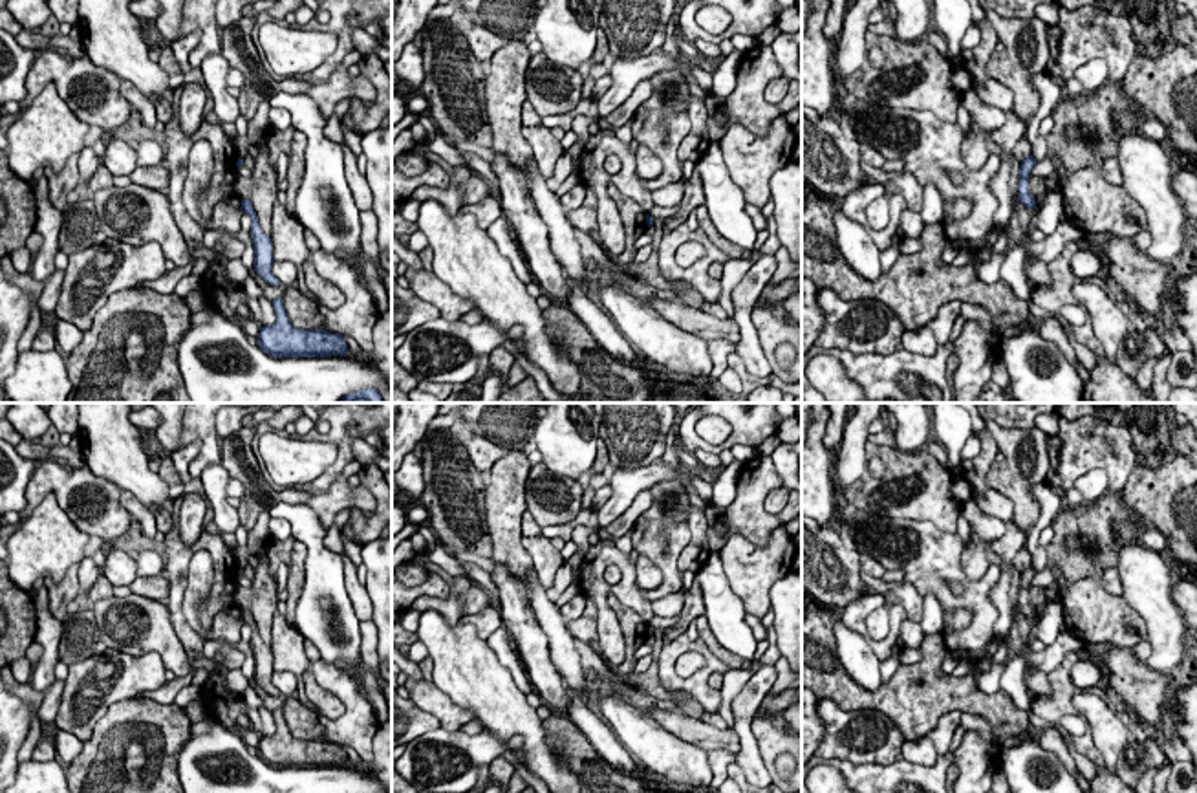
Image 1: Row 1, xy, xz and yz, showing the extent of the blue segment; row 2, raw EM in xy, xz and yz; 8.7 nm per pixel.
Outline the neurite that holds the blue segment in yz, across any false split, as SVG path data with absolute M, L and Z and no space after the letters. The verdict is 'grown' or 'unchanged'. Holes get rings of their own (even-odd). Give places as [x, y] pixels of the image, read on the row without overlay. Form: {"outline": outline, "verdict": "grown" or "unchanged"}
{"outline": "M1029 566L1027 570L1023 570L1021 571L1021 579L1019 579L1019 586L1021 586L1021 590L1019 590L1019 593L1018 593L1018 599L1019 599L1019 608L1021 608L1021 614L1027 617L1027 619L1038 619L1036 617L1036 610L1032 608L1032 604L1030 604L1030 599L1029 599L1029 584L1030 584L1030 581L1034 579L1034 575L1036 575L1038 571L1032 568L1032 566Z", "verdict": "unchanged"}

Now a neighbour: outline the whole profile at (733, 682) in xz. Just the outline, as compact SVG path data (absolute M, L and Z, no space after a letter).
M730 668L723 676L723 685L719 689L721 690L719 714L723 716L723 720L727 722L727 729L730 731L734 731L734 716L732 716L730 703L749 679L750 679L750 674L741 668Z

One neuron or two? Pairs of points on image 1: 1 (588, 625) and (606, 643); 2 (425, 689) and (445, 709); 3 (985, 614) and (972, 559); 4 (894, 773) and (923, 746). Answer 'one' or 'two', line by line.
1: two
2: one
3: two
4: two

